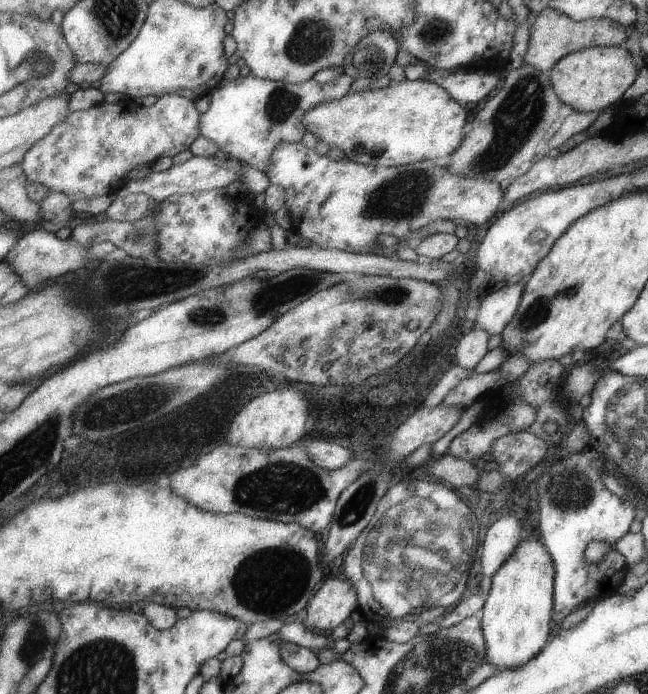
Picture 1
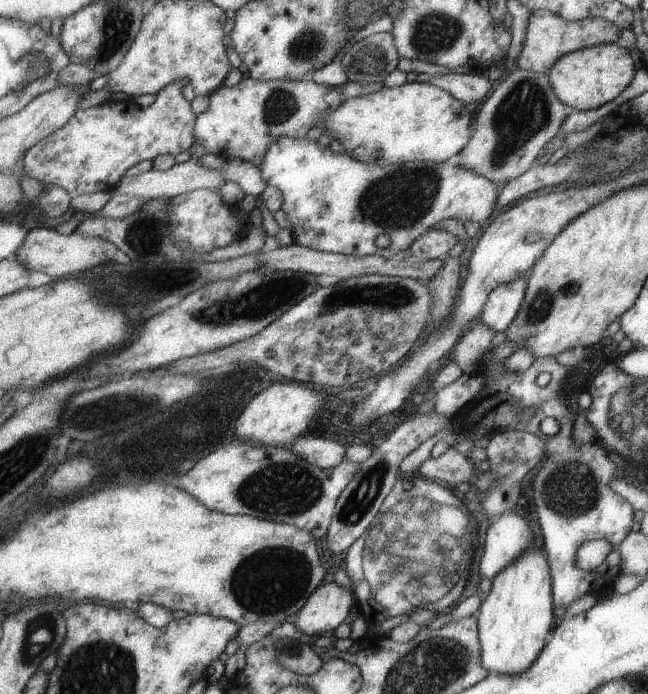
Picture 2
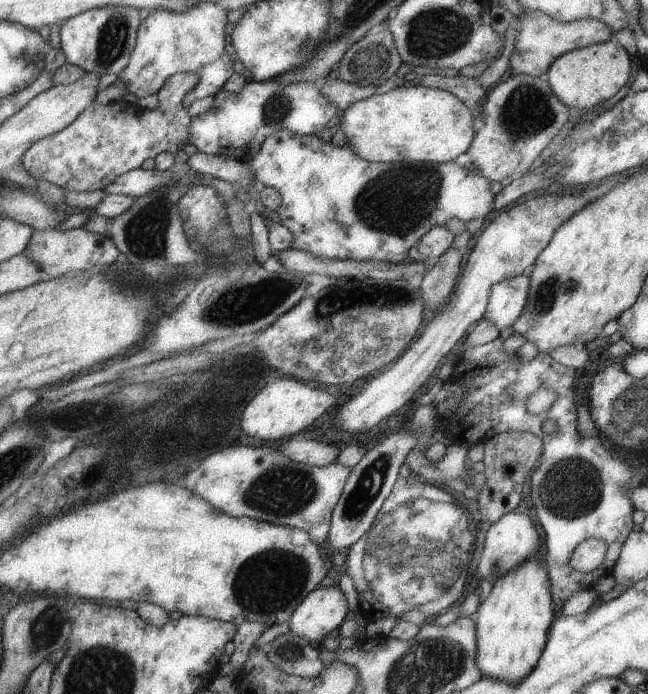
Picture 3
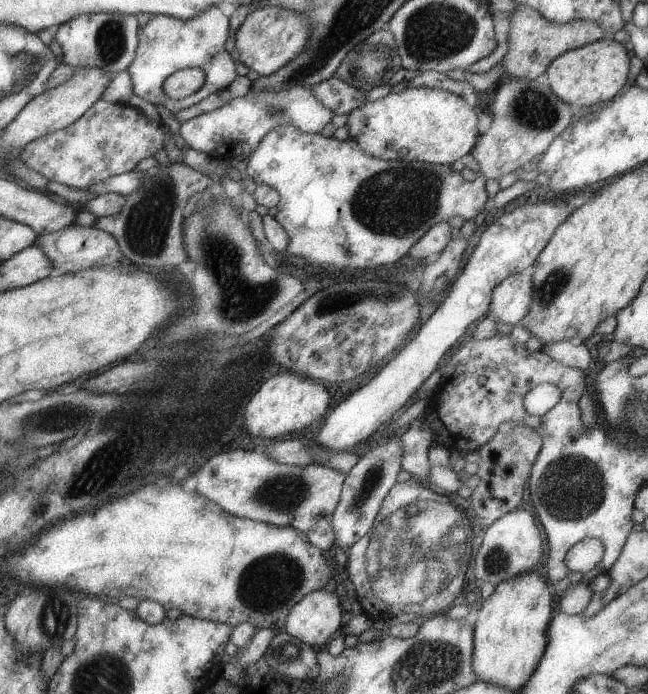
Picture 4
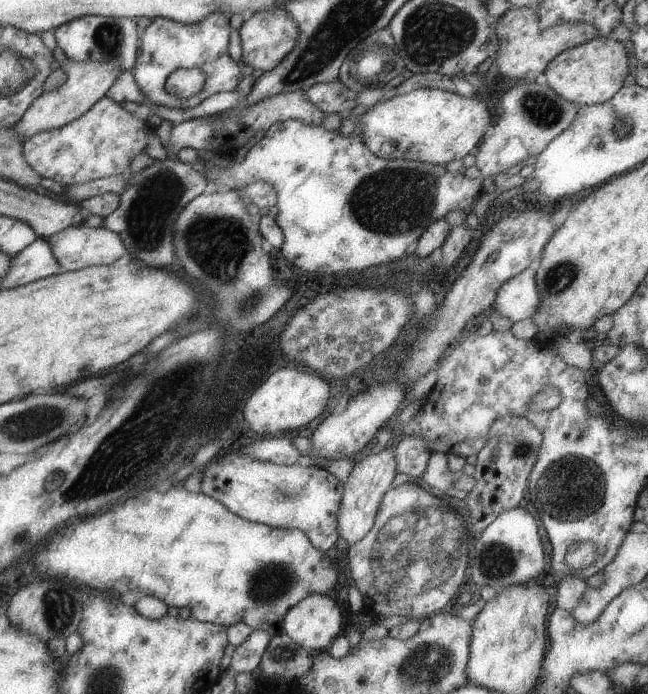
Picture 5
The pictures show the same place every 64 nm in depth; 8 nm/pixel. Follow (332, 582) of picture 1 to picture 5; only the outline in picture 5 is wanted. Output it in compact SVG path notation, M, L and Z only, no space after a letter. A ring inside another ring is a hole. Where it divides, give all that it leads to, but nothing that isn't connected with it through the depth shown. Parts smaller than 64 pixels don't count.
M309 594L289 608L281 621L282 632L311 654L329 651L341 627L339 606L327 594Z

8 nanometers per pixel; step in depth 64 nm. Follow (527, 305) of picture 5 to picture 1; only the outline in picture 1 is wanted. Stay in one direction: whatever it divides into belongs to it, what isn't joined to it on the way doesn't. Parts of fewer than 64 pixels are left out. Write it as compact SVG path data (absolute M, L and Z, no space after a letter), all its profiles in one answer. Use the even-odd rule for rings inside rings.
M519 280L487 292L480 301L474 326L484 330L489 336L500 334L503 327L511 320L520 301L525 282Z

